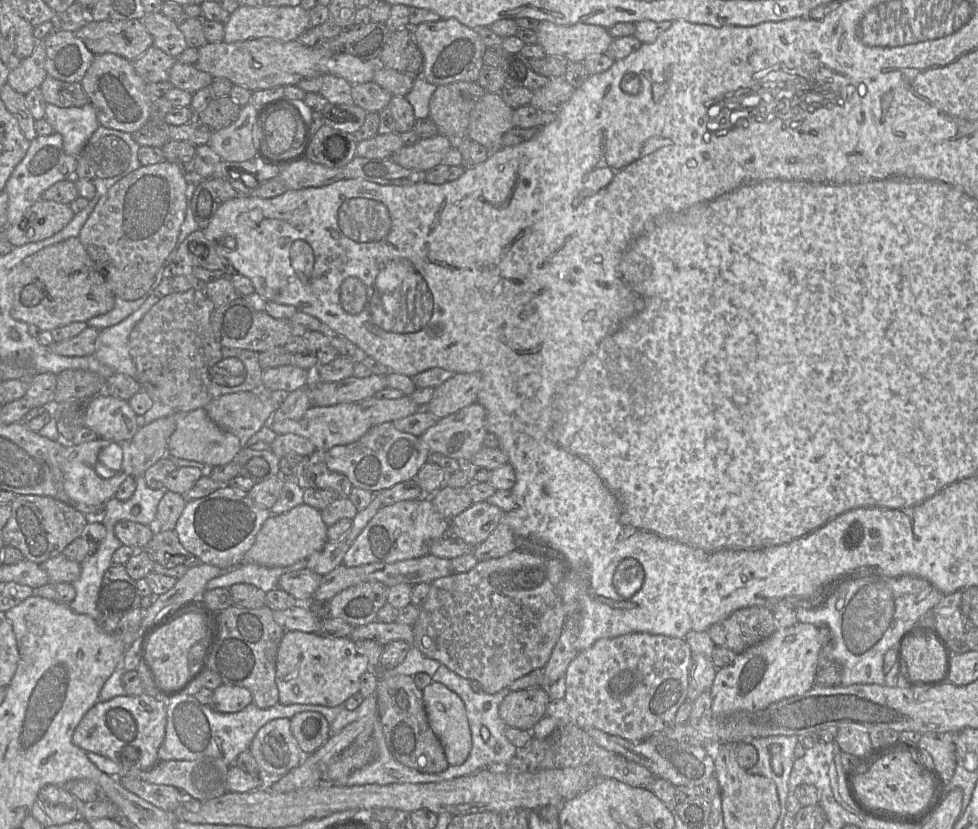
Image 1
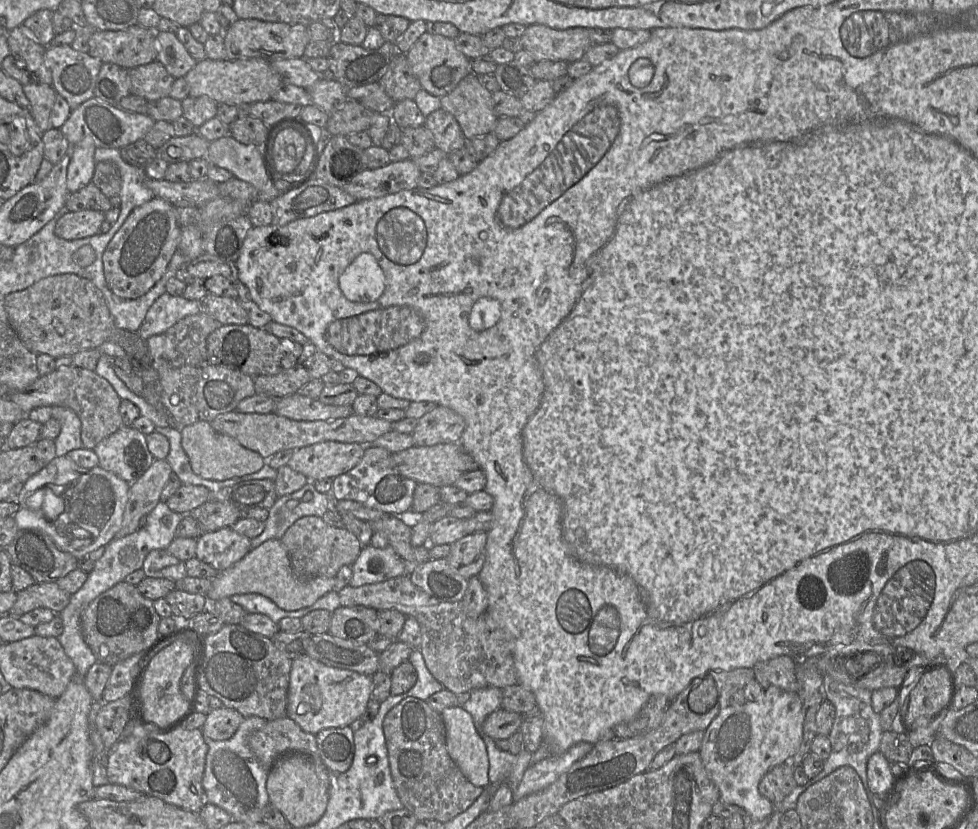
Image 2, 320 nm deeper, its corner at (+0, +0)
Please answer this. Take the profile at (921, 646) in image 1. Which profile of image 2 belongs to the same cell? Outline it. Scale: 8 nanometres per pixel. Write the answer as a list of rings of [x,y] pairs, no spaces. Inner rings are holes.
[[[934,668],[925,672],[916,684],[911,684],[908,706],[900,708],[900,714],[906,726],[906,732],[911,725],[921,717],[933,718],[942,714],[950,707],[953,701],[956,687],[953,671],[945,668]]]

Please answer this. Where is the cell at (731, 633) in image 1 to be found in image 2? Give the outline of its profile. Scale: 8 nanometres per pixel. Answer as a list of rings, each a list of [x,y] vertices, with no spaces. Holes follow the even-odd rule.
[[[788,655],[757,663],[753,668],[755,680],[765,689],[776,686],[788,692],[798,691],[796,664]]]

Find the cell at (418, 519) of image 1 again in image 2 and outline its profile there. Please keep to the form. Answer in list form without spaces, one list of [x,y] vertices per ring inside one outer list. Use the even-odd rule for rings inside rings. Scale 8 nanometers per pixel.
[[[367,545],[362,547],[357,559],[351,565],[350,585],[359,587],[375,584],[403,575],[410,578],[411,566],[398,556],[390,545],[383,549]]]

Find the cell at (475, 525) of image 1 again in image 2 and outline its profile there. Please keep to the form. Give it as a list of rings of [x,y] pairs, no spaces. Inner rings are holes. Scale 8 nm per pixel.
[[[475,532],[451,544],[447,559],[450,566],[462,577],[479,576],[486,558],[487,533]]]

